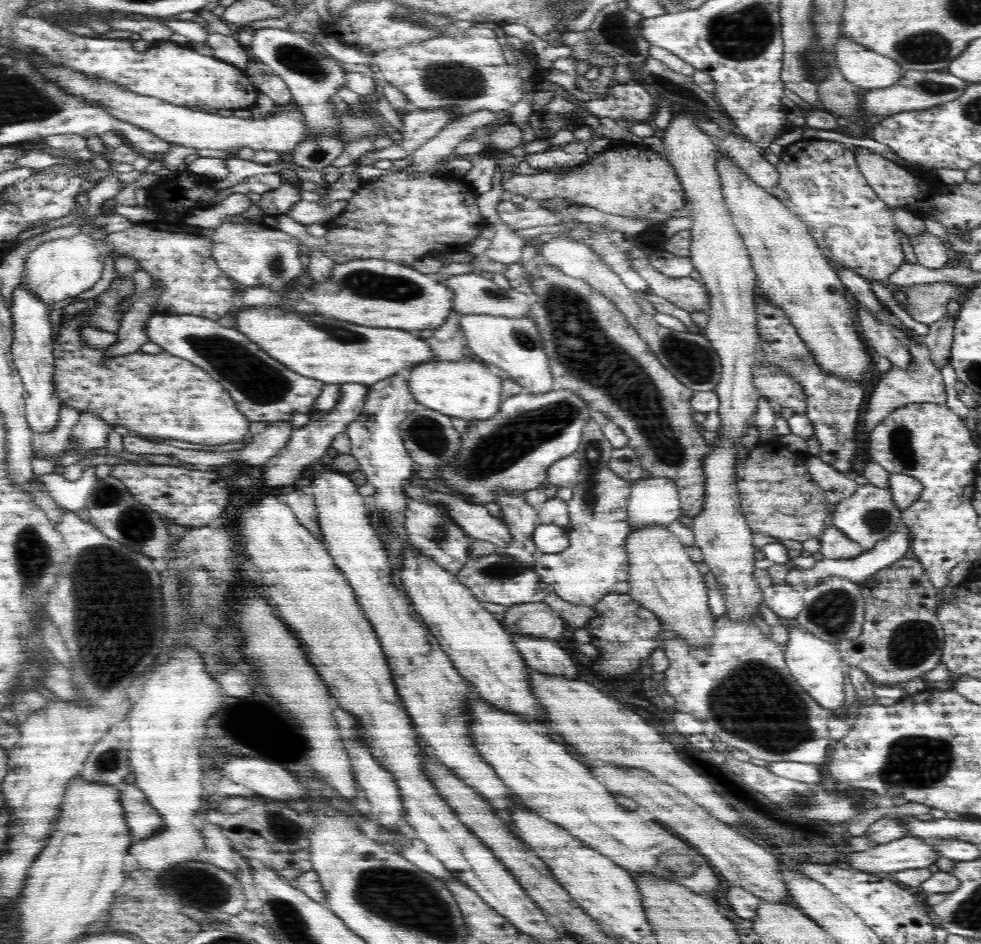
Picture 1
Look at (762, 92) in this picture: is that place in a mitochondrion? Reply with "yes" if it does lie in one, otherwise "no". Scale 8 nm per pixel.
no

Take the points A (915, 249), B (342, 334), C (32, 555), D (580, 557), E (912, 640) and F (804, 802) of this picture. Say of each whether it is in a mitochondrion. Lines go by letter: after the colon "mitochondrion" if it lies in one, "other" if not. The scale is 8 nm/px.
A: other
B: mitochondrion
C: mitochondrion
D: other
E: mitochondrion
F: mitochondrion

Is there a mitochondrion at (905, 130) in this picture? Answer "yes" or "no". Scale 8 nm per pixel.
no

